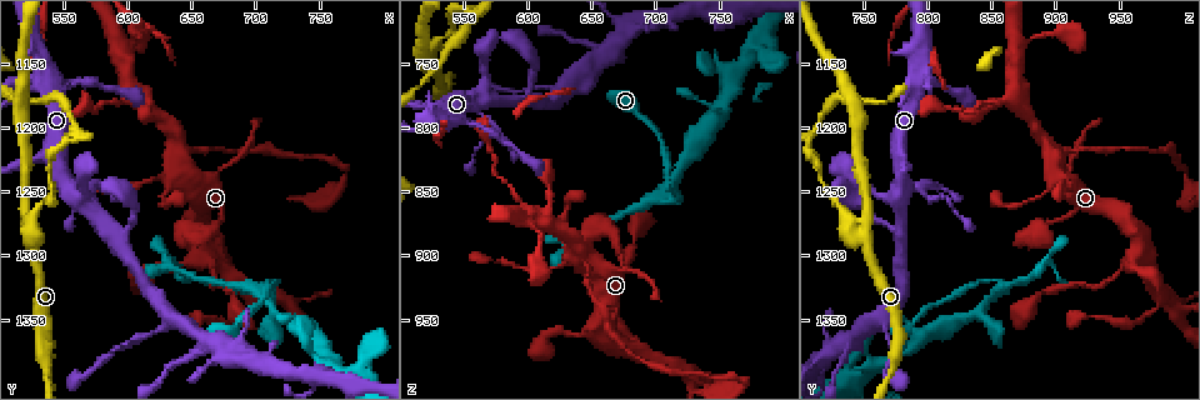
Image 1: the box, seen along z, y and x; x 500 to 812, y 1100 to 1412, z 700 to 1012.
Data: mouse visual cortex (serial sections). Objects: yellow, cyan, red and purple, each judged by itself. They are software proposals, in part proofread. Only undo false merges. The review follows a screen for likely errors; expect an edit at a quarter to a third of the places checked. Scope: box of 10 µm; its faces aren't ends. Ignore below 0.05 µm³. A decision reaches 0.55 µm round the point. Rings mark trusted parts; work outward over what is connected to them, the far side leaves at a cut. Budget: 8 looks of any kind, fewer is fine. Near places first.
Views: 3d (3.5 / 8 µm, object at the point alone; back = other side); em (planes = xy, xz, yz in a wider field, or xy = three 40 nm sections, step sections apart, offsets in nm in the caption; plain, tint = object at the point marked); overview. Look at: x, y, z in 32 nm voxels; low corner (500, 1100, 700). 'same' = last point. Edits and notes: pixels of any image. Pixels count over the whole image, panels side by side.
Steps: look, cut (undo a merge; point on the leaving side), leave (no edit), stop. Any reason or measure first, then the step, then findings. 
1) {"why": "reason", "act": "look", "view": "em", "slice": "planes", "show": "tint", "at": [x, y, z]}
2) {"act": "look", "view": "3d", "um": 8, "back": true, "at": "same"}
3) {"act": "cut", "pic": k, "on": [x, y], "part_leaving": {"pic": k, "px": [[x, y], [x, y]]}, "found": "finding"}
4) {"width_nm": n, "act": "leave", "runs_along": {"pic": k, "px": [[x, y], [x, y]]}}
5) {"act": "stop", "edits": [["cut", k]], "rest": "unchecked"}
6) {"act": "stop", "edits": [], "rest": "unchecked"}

{"act": "look", "view": "3d", "um": 3.5, "at": [560, 1256, 778]}

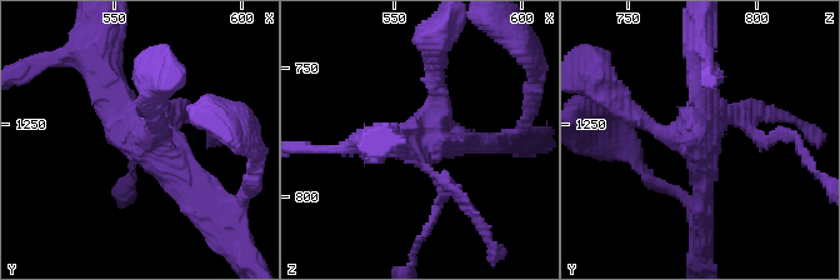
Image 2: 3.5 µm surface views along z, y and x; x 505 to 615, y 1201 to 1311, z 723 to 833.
{"arms": 4, "arm_widths_nm": [150, 200, 300, 350], "act": "look", "view": "em", "slice": "xy", "step": 3, "show": "tint", "at": [561, 1256, 778]}

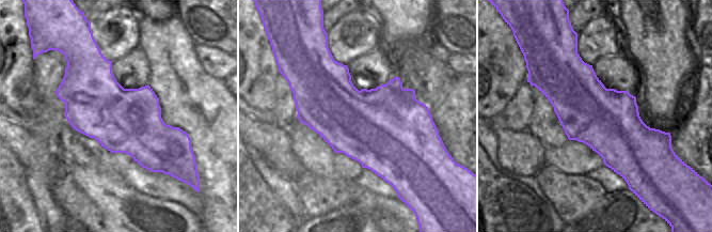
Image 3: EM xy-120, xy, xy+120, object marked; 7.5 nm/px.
{"width_nm": 650, "act": "leave", "runs_along": {"pic": 2, "px": [[103, 69], [126, 126], [206, 206]]}, "found": "all the same cell"}

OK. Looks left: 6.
{"why": "three-way junction", "act": "look", "view": "3d", "um": 8, "at": [522, 1290, 752]}

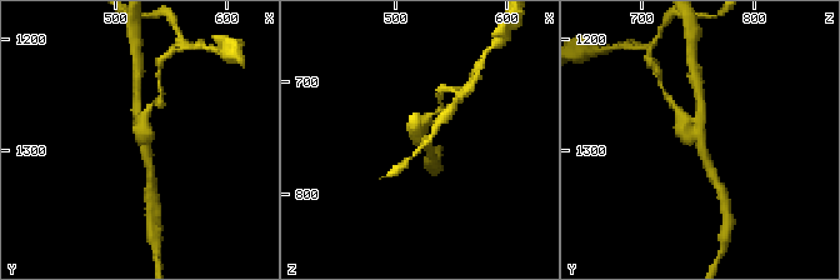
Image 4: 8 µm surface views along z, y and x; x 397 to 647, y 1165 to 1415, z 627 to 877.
{"why": "shape alone is not enough", "act": "look", "view": "em", "slice": "xy", "step": 3, "show": "tint", "at": "same"}

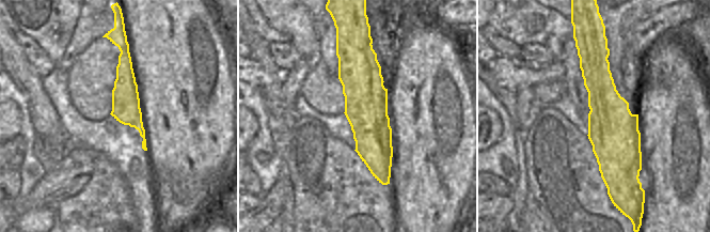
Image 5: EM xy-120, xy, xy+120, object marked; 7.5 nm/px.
{"arm_widths_nm": [250, 300, 300], "act": "cut", "pic": 4, "on": [144, 124], "found": "two cells meet here"}

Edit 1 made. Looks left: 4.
{"why": "two arms in line, one across", "act": "look", "view": "3d", "um": 3.5, "at": [638, 1222, 896]}

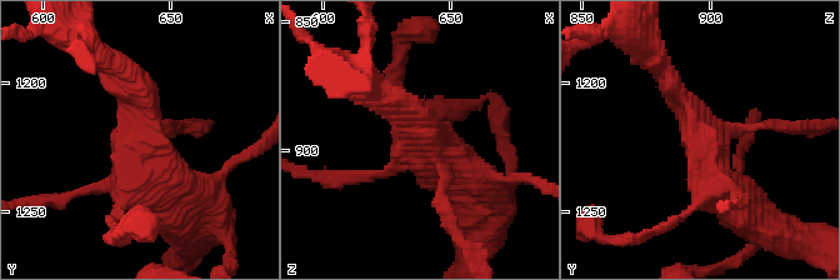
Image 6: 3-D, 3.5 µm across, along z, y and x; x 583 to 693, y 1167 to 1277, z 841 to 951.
{"why": "need the tissue", "act": "look", "view": "em", "slice": "xy", "step": 5, "show": "tint", "at": [641, 1219, 898]}

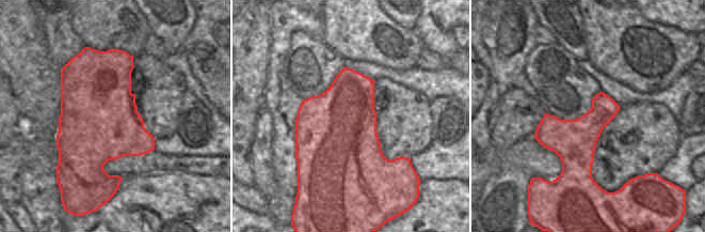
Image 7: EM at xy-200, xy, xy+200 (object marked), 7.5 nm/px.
{"act": "leave", "runs_along": {"pic": 6, "px": [[728, 201], [660, 68]]}, "found": "one cell here"}

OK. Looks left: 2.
{"act": "stop", "edits": [["cut", 4]], "rest": "unchecked"}

